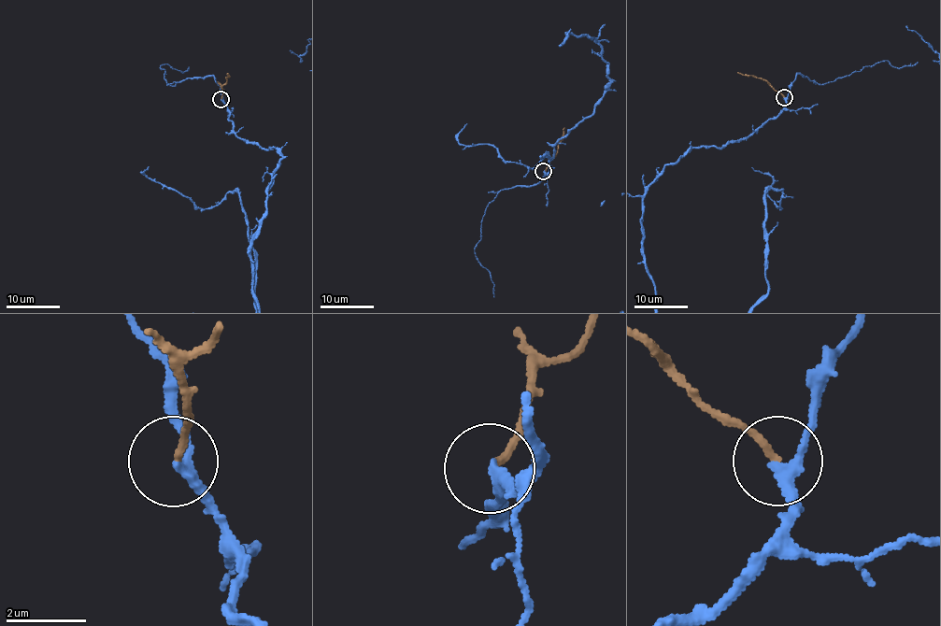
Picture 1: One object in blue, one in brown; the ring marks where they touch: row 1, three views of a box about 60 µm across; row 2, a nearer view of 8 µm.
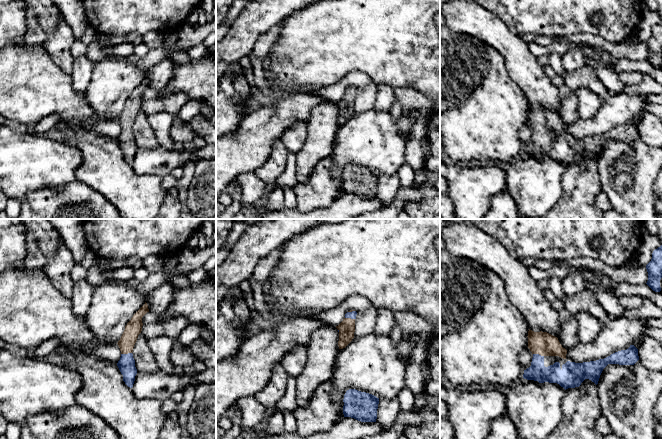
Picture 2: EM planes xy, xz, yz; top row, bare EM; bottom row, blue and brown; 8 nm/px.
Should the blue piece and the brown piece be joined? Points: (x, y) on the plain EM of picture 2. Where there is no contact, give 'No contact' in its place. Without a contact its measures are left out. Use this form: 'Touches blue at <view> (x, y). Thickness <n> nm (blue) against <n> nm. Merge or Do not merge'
Touches blue at xy (126, 130). Thickness 140 nm (blue) against 130 nm. Merge

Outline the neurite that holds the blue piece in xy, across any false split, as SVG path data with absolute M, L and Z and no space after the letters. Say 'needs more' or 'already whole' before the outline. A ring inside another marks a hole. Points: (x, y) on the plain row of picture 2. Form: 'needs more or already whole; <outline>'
needs more; M145 78L145 80L133 91L131 96L127 99L122 112L117 119L121 127L121 133L117 139L117 142L123 151L123 157L130 164L133 163L135 152L137 150L135 136L133 134L132 128L138 111L142 107L142 93L147 88L149 88L149 85L147 79Z

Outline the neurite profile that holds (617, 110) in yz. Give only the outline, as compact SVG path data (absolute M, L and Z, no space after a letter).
M626 91L609 94L592 118L578 118L568 125L566 136L575 139L590 138L626 126L631 121L639 125L649 104L647 95L631 95Z

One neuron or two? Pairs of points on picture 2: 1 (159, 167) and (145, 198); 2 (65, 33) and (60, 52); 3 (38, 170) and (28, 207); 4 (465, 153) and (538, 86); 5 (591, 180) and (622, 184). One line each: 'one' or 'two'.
1: two
2: one
3: two
4: two
5: two

